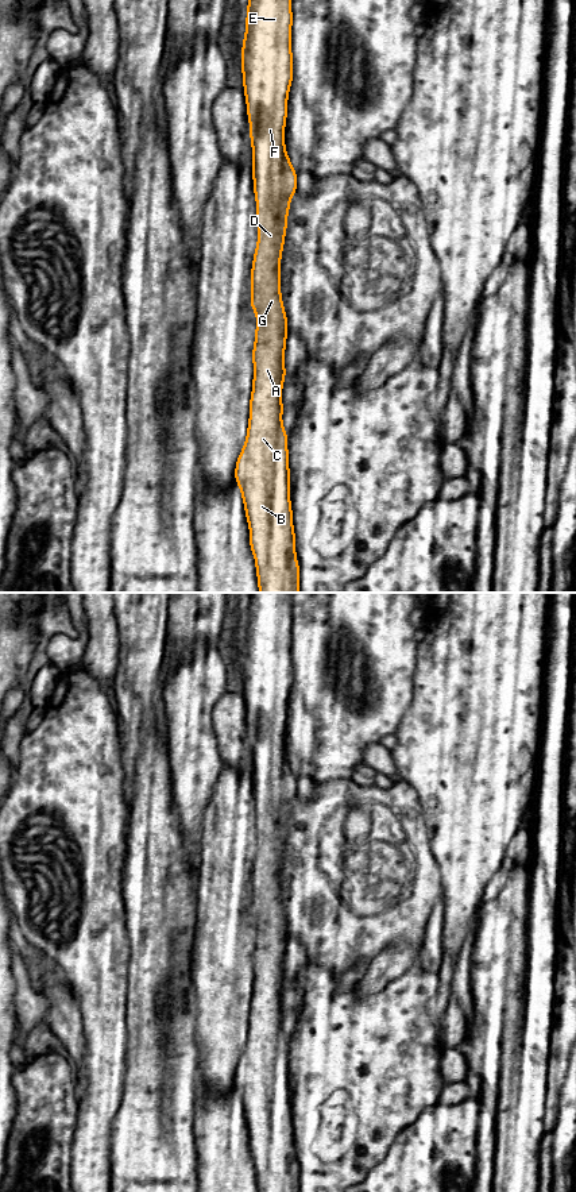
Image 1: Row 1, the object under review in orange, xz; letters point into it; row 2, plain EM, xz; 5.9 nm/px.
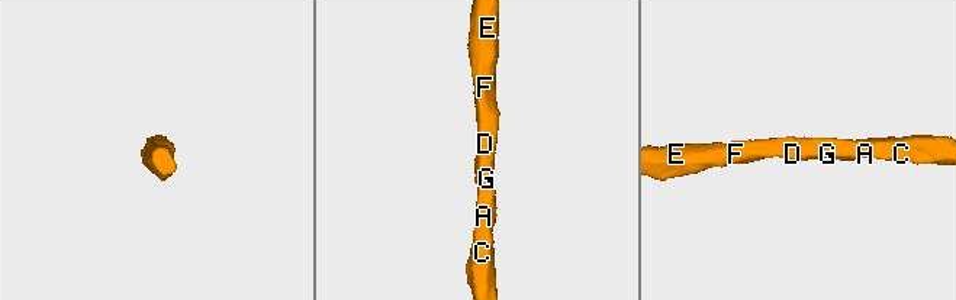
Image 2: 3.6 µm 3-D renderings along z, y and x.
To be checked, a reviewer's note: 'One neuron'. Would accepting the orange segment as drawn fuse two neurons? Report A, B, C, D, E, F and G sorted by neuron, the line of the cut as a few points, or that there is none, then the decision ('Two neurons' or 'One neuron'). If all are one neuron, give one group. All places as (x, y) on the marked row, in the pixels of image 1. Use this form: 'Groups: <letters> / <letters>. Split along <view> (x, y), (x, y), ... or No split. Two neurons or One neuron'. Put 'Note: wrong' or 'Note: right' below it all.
Groups: A B C D E F G. No split. One neuron
Note: right

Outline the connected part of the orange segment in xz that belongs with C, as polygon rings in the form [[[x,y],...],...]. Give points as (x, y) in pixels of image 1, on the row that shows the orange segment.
[[[248,0],[246,35],[241,49],[241,73],[244,96],[250,119],[251,144],[254,155],[252,177],[256,197],[258,246],[251,270],[252,298],[250,306],[256,313],[255,346],[252,350],[254,379],[250,400],[250,423],[246,444],[237,458],[235,479],[244,501],[247,522],[250,525],[250,545],[255,556],[259,593],[299,593],[299,566],[295,555],[295,535],[290,504],[290,471],[287,452],[287,433],[282,425],[282,386],[286,377],[285,347],[287,336],[287,317],[281,297],[281,256],[287,227],[287,212],[291,196],[297,192],[297,171],[285,148],[285,124],[287,116],[287,96],[293,80],[291,55],[291,0]]]

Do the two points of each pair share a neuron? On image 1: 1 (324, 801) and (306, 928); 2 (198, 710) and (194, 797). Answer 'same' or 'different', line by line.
1: same
2: same

